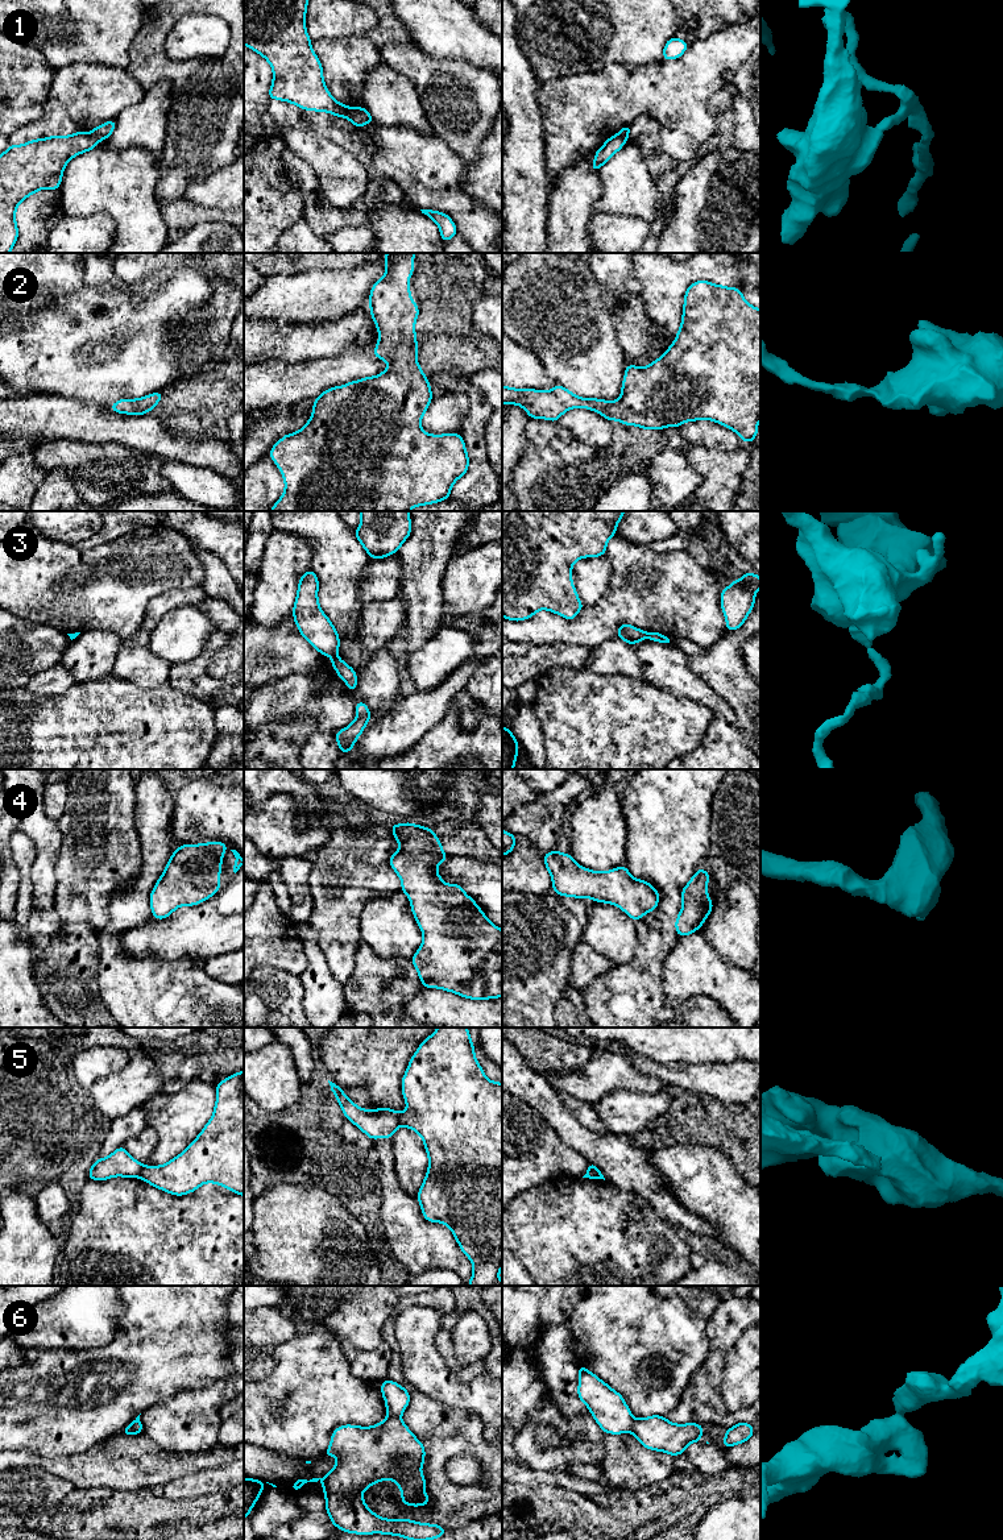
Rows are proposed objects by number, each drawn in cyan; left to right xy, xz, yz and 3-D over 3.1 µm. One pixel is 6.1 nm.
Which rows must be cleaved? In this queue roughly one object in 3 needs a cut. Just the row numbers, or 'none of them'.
1, 3, 5, 6

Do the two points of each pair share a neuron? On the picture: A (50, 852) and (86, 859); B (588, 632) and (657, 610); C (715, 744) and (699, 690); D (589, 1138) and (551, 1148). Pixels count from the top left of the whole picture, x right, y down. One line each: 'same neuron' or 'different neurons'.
A: different neurons
B: same neuron
C: same neuron
D: different neurons

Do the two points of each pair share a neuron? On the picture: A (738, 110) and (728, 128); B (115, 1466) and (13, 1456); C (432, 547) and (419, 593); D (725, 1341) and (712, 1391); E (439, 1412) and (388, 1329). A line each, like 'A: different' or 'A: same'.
A: different
B: same
C: same
D: same
E: same

